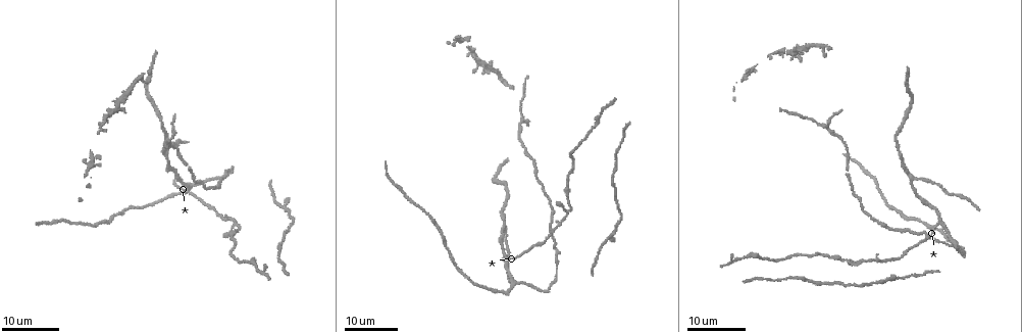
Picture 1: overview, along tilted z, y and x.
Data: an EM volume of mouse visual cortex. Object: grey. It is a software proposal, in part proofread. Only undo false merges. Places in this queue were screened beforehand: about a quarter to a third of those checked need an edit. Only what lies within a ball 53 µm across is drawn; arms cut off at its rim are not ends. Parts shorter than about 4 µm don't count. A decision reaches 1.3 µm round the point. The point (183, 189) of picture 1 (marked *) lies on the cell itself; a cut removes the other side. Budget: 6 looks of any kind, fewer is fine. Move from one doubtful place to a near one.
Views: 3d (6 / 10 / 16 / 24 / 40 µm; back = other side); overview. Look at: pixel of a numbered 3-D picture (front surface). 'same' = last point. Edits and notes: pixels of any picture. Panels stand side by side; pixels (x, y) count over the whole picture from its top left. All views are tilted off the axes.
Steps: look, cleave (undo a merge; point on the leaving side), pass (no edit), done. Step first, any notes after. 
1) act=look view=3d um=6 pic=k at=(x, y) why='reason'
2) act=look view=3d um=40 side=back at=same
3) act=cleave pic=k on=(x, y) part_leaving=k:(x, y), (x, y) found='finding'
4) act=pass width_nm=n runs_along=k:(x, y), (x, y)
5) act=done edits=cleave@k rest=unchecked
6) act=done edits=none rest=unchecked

act=look view=3d um=24 pic=1 at=(942, 222) why='three-way junction'

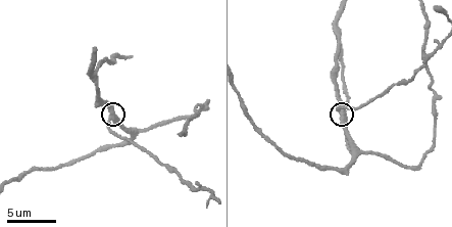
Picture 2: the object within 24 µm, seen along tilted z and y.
act=look view=3d um=6 pic=2 at=(112, 115)

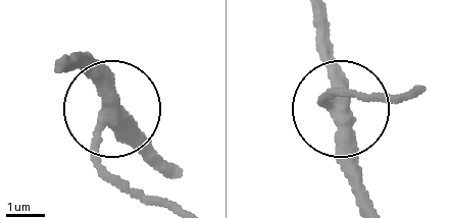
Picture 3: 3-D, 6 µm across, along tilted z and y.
act=pass width_nm=350 runs_along=3:(377, 96), (328, 104), (341, 108), (344, 83), (318, 17) found='one cell here'

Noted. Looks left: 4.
act=look view=3d um=16 pic=2 at=(94, 72) why='three-way junction'

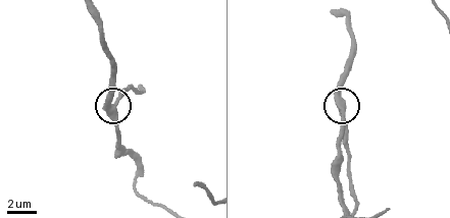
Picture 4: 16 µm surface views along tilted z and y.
act=pass runs_along=4:(343, 199), (337, 172), (344, 105), (345, 145) found='one cell here'

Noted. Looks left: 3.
act=look view=3d um=24 pic=1 at=(523, 120) why='three-way junction'

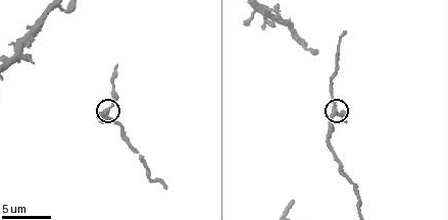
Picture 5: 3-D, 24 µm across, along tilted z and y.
act=look view=3d um=6 pic=5 at=(107, 108)

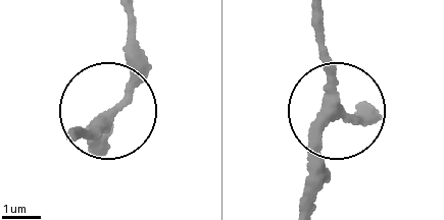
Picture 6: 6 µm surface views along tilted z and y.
act=pass arms=3 found='continuous, no second cell'

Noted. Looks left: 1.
act=done edits=none rest=unchecked

